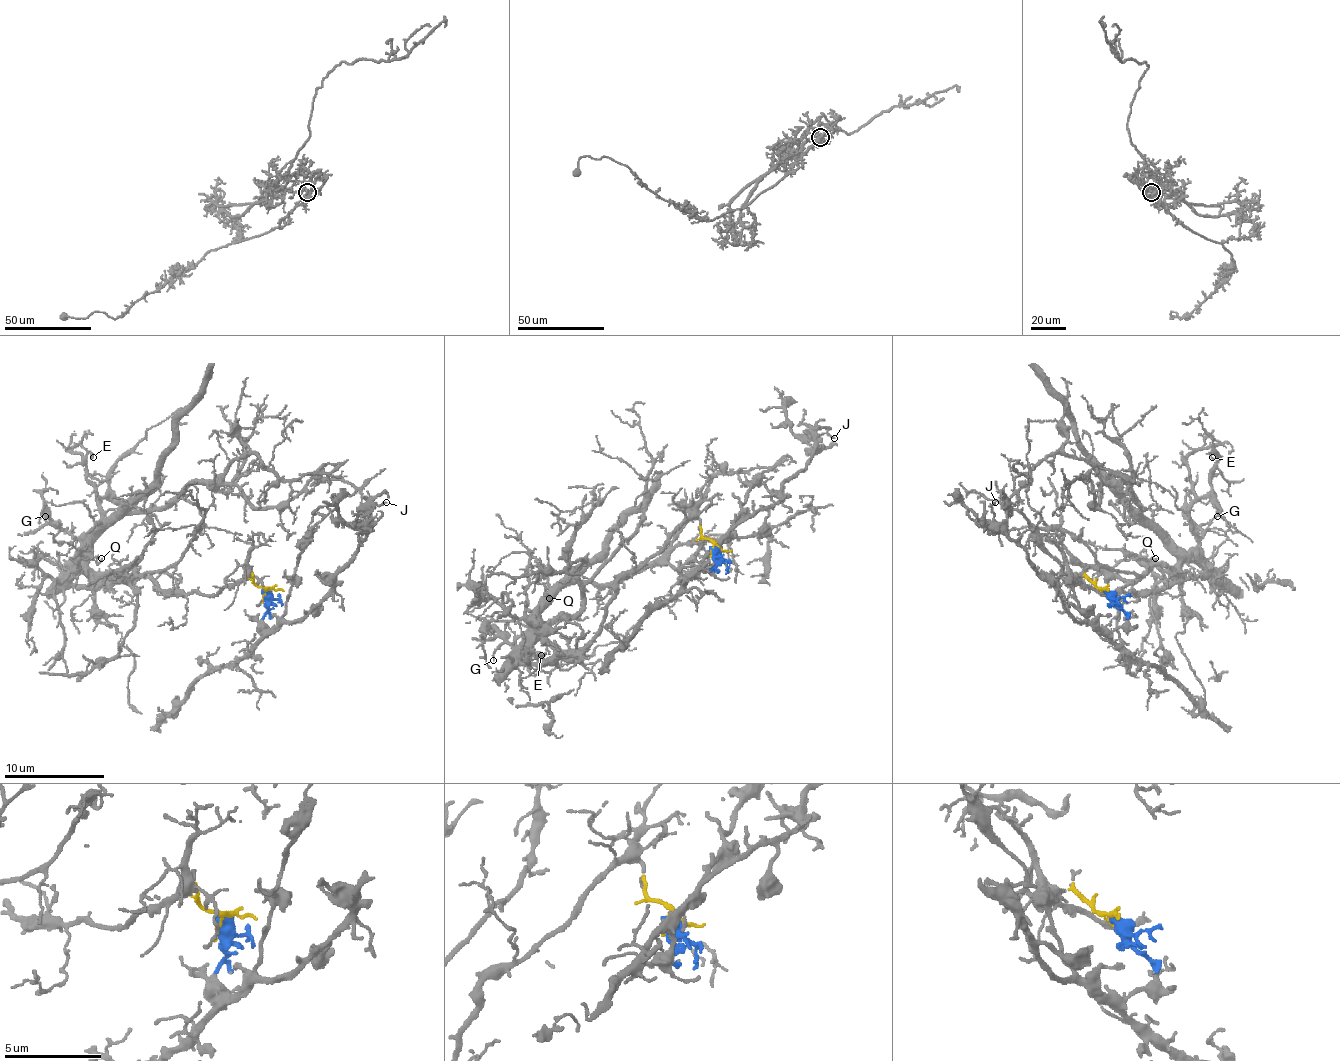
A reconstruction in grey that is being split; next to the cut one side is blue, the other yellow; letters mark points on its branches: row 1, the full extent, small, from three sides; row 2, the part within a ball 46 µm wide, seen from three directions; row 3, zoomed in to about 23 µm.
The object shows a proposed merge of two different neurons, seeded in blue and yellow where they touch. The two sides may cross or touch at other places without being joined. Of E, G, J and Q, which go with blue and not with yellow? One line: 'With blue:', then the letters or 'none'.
With blue: J

